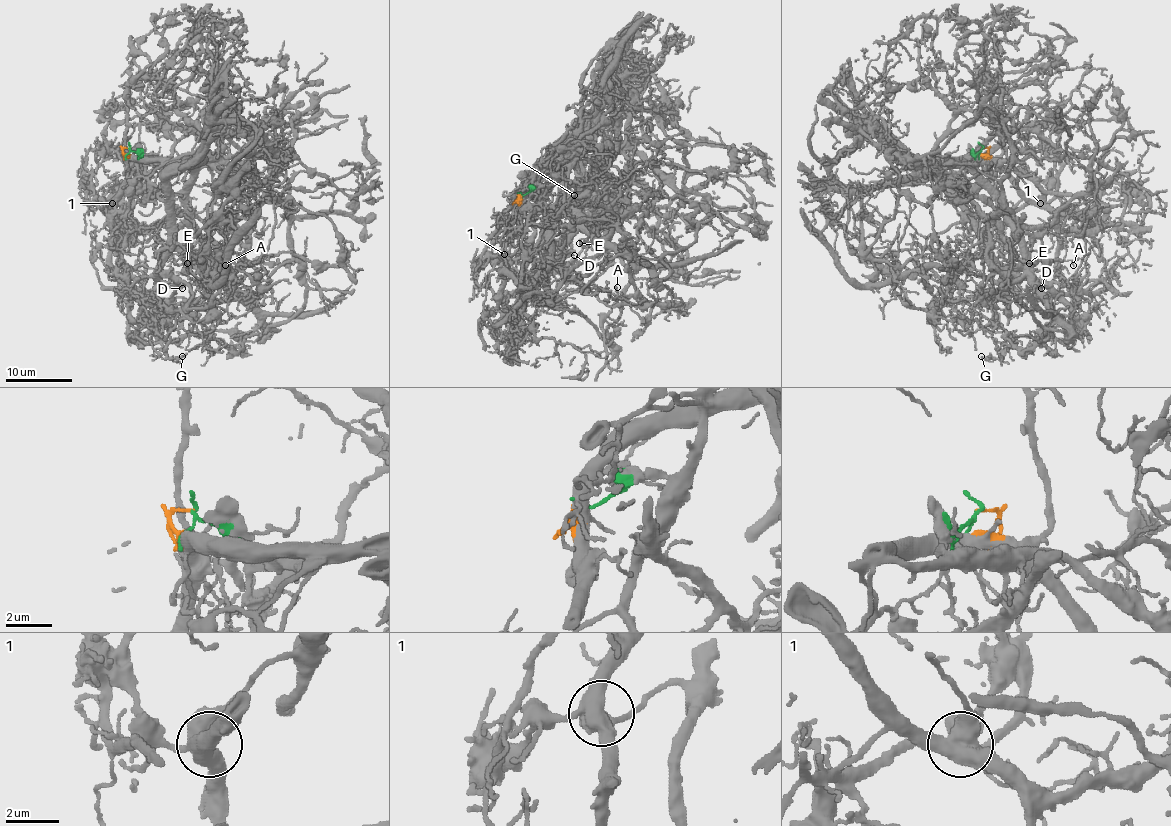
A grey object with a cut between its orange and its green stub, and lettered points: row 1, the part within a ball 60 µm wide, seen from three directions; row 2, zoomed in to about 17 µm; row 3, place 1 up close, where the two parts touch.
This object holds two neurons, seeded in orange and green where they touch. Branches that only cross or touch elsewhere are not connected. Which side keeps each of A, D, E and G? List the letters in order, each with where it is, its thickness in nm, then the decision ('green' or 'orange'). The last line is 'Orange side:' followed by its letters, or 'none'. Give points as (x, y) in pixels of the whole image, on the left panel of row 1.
A: at (225, 265); 100 nm thick; orange
D: at (182, 288); 110 nm thick; orange
E: at (187, 263); 110 nm thick; green
G: at (182, 356); 130 nm thick; green
Orange side: A, D

